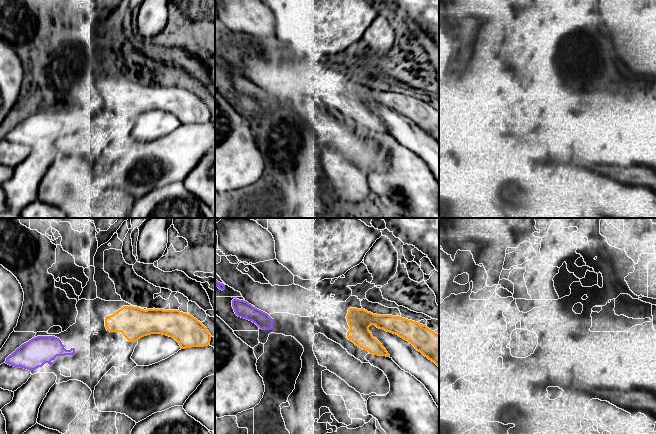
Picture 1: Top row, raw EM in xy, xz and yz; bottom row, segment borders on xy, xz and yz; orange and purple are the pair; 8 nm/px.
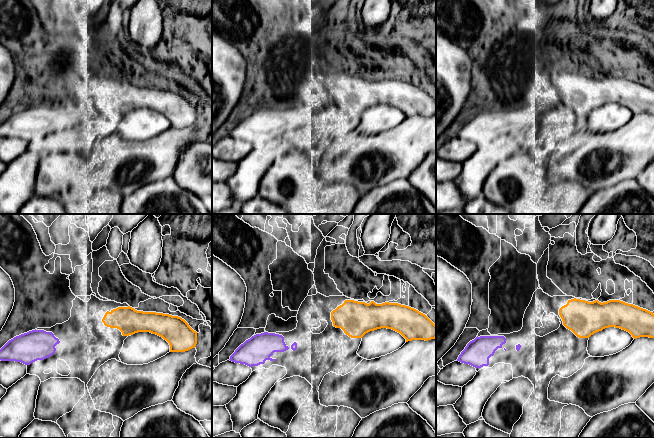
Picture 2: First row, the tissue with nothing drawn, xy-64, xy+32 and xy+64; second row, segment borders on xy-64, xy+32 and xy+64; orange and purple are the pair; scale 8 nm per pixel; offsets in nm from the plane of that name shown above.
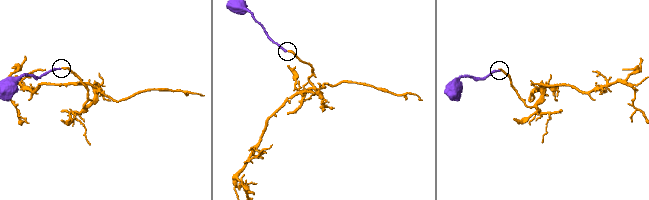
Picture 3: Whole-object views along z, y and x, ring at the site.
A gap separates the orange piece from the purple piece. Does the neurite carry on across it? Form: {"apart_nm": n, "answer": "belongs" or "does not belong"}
{"apart_nm": 300, "answer": "does not belong"}

